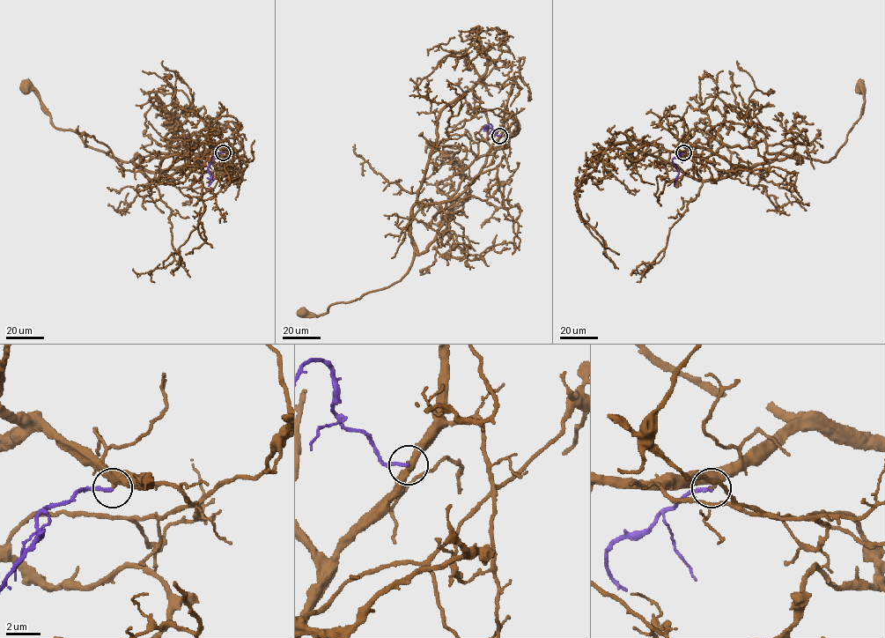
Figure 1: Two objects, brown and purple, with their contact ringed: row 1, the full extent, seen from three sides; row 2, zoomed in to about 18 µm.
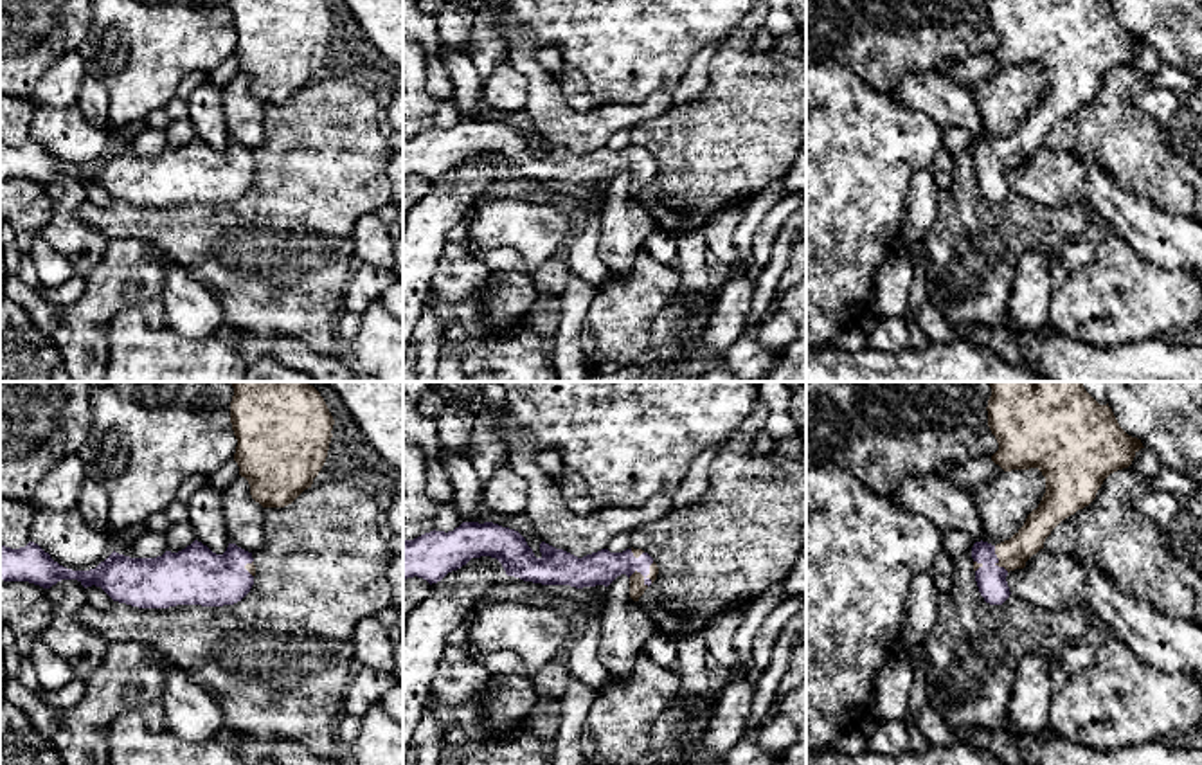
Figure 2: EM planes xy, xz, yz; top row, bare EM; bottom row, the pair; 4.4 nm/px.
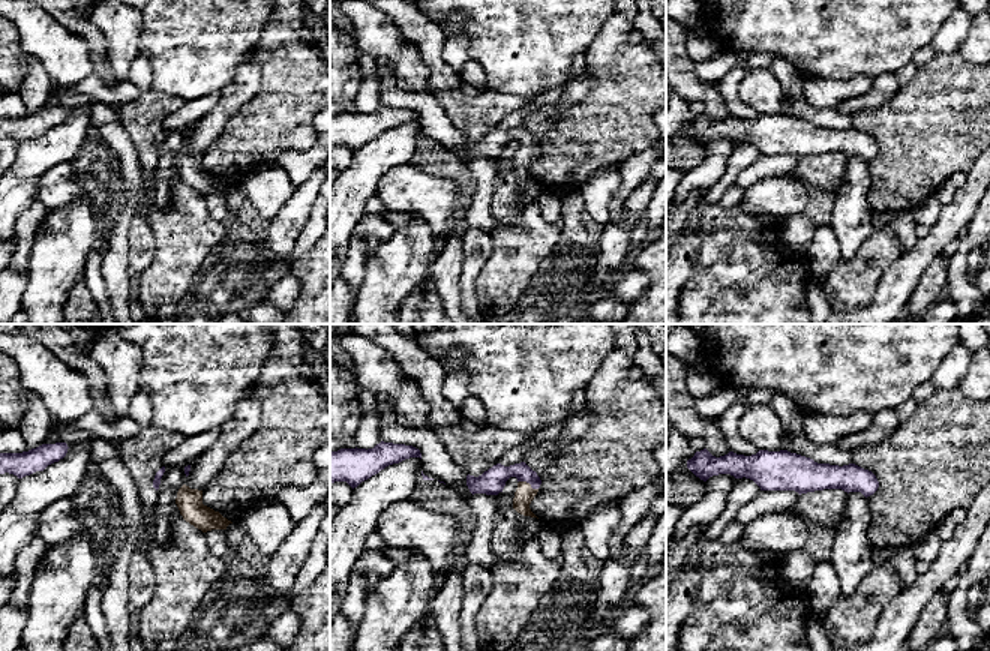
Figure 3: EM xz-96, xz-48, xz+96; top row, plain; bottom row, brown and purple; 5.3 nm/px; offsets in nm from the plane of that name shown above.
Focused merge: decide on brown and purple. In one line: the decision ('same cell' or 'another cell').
same cell

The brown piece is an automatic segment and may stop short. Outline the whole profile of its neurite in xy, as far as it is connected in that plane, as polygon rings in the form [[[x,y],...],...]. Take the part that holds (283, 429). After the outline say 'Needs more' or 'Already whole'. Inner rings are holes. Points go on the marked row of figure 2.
[[[230,382],[230,423],[238,439],[234,461],[239,475],[250,484],[250,495],[263,508],[284,508],[322,470],[335,419],[320,396],[308,382]]]. Already whole

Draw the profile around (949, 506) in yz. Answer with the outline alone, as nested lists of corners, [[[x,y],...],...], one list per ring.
[[[909,475],[887,499],[903,511],[925,517],[941,533],[959,529],[973,542],[982,540],[982,520],[975,509],[972,488],[950,482],[939,475]]]

